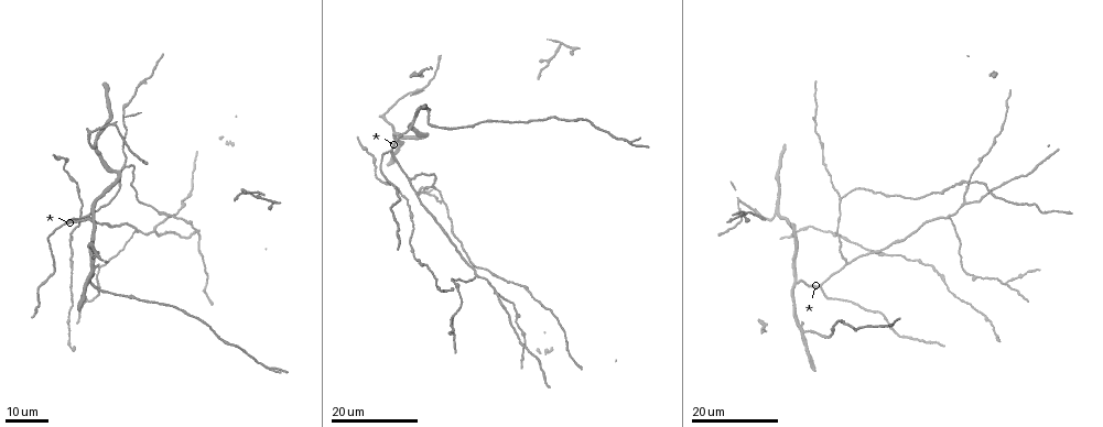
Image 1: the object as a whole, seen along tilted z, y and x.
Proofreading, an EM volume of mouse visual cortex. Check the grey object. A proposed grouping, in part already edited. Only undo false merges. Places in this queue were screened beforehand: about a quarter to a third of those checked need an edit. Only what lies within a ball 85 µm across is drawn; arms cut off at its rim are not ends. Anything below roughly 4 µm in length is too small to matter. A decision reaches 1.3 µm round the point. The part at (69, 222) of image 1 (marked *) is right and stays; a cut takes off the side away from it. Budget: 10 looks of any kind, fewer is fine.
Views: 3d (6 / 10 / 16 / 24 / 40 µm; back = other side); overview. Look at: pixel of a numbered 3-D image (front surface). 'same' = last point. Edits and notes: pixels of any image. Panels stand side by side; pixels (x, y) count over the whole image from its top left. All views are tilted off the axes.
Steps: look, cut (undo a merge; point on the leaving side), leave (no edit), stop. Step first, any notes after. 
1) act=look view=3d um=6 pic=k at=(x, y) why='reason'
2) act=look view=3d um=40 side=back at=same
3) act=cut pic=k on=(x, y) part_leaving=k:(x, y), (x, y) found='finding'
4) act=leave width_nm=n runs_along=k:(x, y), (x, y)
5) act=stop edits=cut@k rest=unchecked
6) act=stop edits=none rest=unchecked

act=look view=3d um=16 pic=1 at=(822, 284) why='three arms meet'

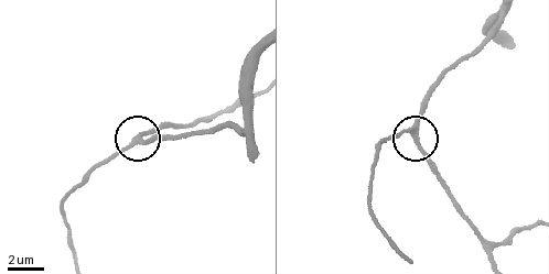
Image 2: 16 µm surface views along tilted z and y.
act=look view=3d um=6 pic=2 at=(412, 132) why='zoom in'

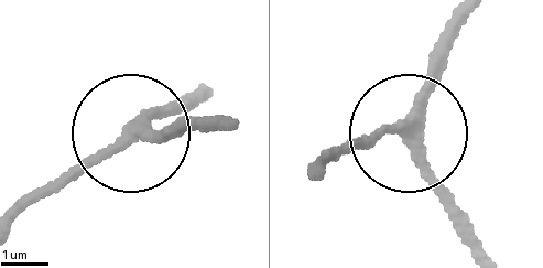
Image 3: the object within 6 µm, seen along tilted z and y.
act=leave runs_along=3:(443, 63), (416, 118), (321, 164) found='continuous, no second neuron'

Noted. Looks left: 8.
act=look view=3d um=16 pic=1 at=(838, 197) why='a fork'

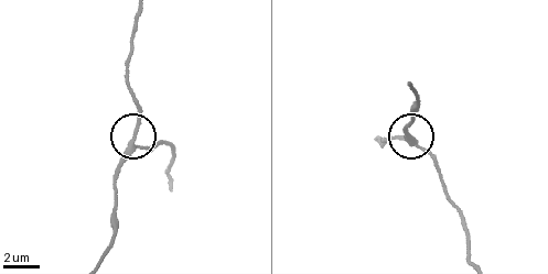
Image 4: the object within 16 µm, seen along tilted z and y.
act=look view=3d um=10 pic=4 at=(416, 143)

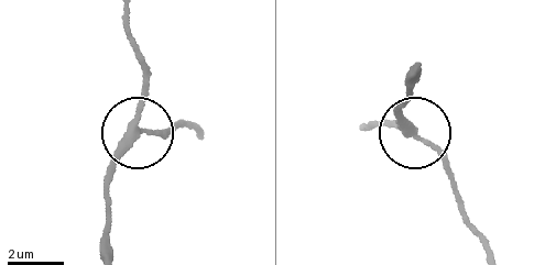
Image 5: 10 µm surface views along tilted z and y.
act=leave width_nm=210 found='all the same neuron'

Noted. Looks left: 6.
act=look view=3d um=16 pic=1 at=(408, 179) why='side arm on a straight run'

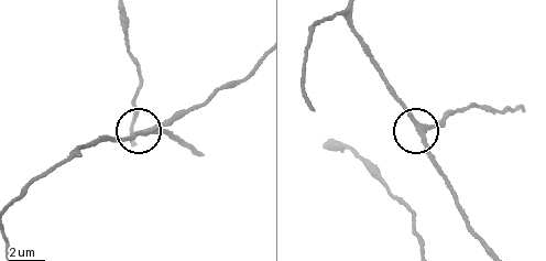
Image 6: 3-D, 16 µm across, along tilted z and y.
act=look view=3d um=6 pic=6 at=(423, 133)

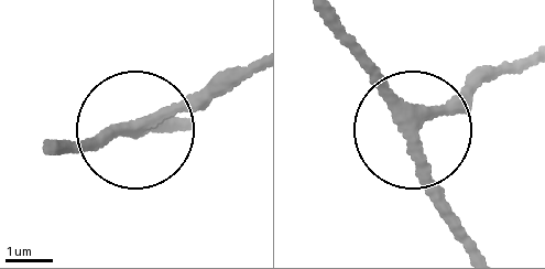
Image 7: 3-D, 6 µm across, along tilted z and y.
act=look view=3d um=6 side=back pic=7 at=(133, 129)

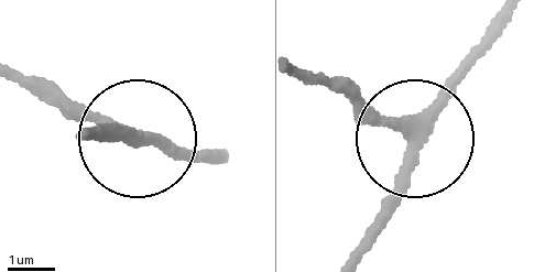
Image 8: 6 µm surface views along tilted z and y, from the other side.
act=leave width_nm=240 found='all the same neuron'

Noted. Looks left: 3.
act=look view=3d um=24 pic=1 at=(454, 316)

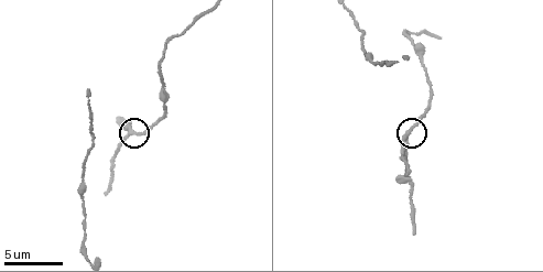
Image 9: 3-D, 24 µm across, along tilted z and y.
act=look view=3d um=10 pic=9 at=(132, 130) why='zoom in'

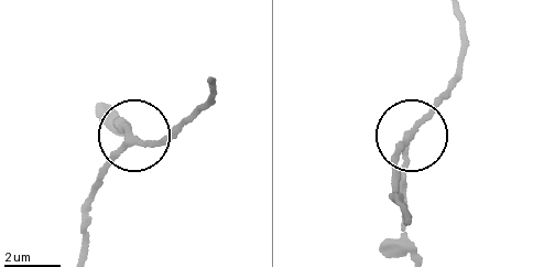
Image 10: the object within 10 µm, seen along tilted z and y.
act=leave arms=3 runs_along=10:(208, 78), (198, 114), (165, 136), (127, 136), (101, 178) found='all the same neuron'

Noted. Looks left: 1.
act=stop edits=none rest=unchecked

